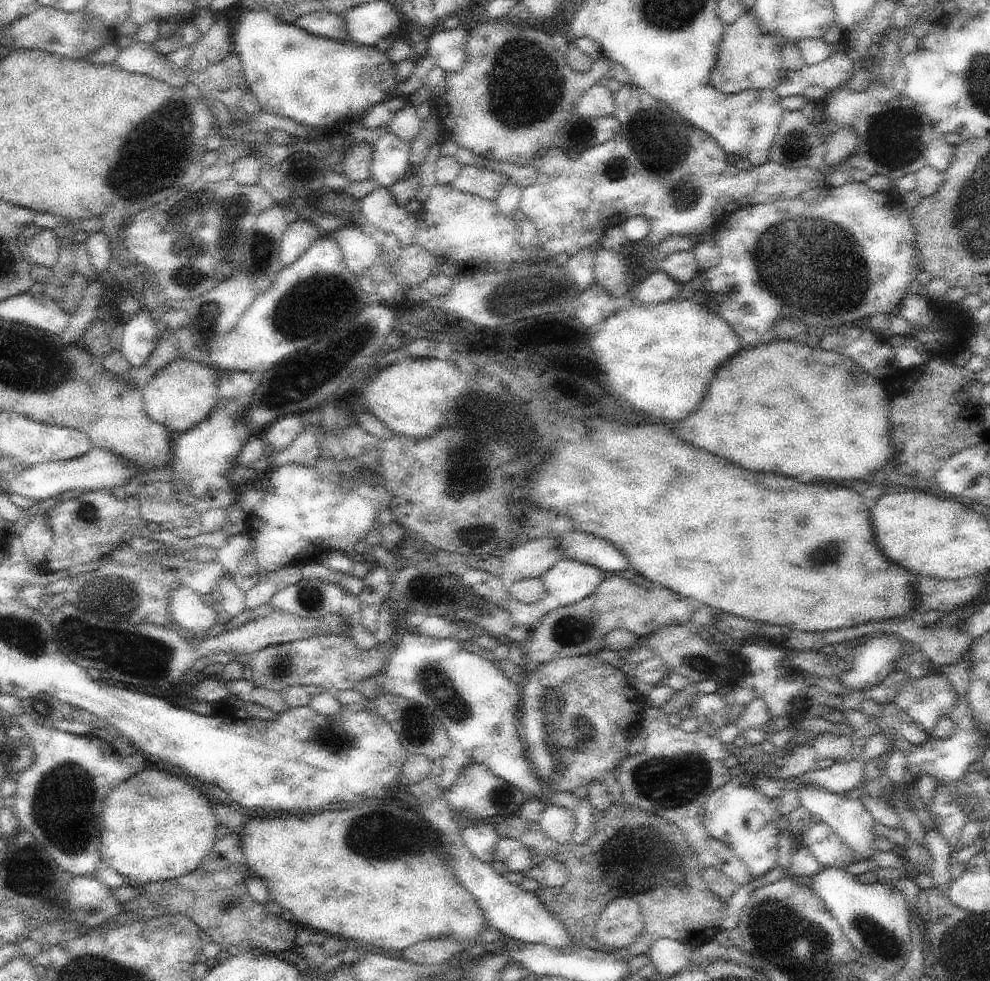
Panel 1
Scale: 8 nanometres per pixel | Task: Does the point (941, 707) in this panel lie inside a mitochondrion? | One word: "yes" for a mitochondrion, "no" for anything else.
no

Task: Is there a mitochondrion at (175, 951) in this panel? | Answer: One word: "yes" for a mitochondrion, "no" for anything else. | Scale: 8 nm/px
no

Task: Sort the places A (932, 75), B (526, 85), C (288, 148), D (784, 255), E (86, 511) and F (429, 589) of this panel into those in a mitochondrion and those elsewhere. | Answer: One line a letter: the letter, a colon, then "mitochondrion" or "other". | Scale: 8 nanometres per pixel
A: other
B: mitochondrion
C: other
D: mitochondrion
E: mitochondrion
F: mitochondrion

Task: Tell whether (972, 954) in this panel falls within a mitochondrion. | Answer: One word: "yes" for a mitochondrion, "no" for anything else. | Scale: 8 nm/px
yes

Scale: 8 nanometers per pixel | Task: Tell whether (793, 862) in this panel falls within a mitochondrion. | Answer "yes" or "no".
no

